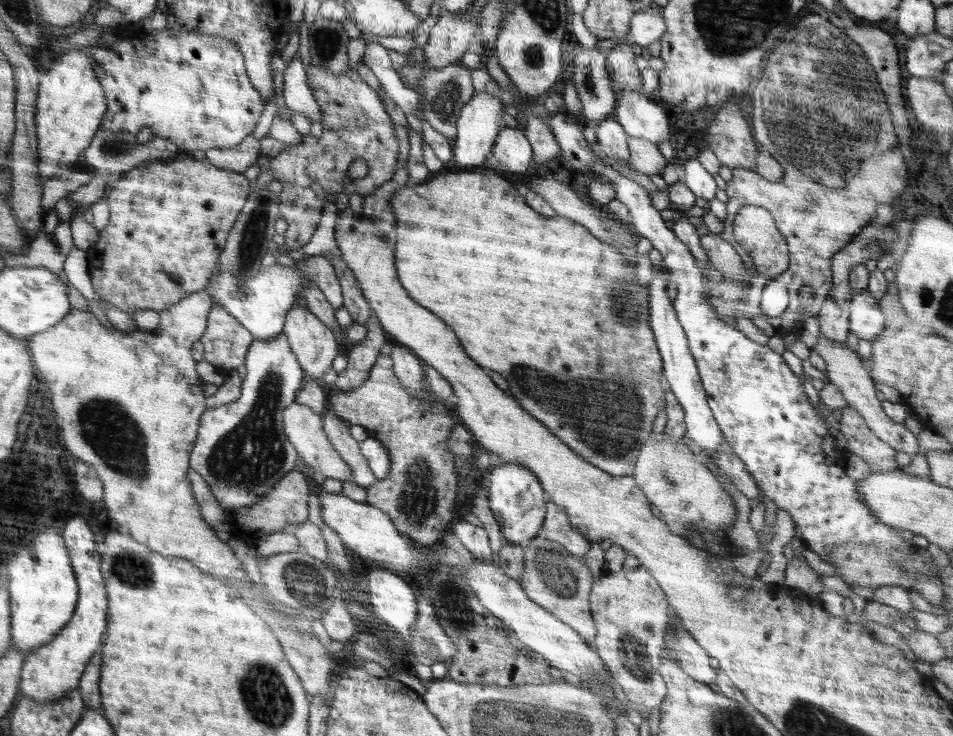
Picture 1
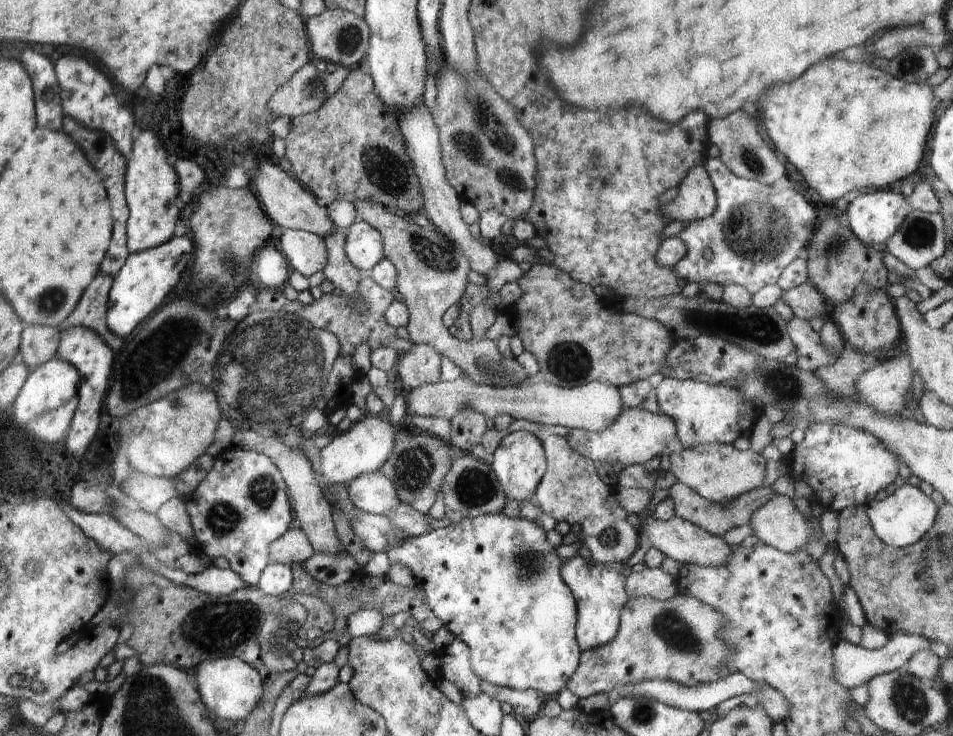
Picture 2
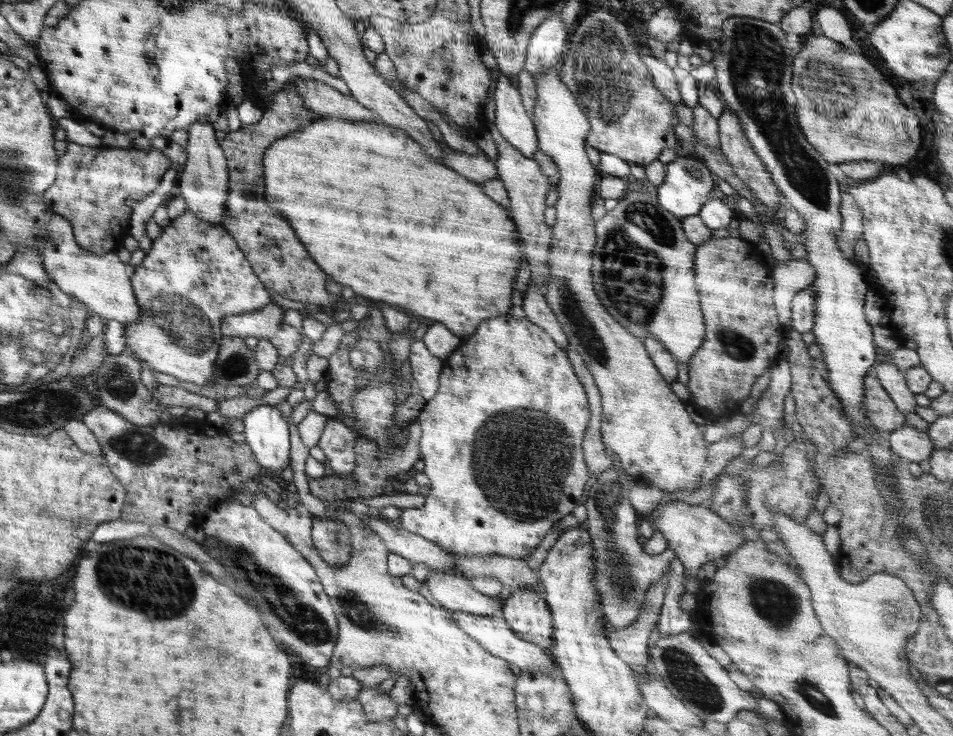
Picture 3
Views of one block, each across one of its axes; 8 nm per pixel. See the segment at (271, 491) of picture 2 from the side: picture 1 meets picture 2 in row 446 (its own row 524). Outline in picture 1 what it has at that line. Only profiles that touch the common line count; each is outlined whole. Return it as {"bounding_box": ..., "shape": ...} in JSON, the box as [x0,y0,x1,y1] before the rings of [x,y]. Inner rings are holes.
{"bounding_box":[189,332,306,530],"shape":[[[283,332],[272,340],[254,339],[246,353],[244,363],[246,377],[241,379],[240,398],[233,403],[206,408],[200,417],[194,448],[189,456],[189,468],[195,470],[207,482],[212,498],[218,501],[228,521],[236,530],[242,528],[238,527],[238,522],[234,522],[230,512],[233,516],[237,516],[239,510],[250,508],[270,492],[286,474],[296,468],[297,452],[284,432],[282,411],[286,405],[295,401],[296,393],[306,381],[306,374],[291,351]]]}

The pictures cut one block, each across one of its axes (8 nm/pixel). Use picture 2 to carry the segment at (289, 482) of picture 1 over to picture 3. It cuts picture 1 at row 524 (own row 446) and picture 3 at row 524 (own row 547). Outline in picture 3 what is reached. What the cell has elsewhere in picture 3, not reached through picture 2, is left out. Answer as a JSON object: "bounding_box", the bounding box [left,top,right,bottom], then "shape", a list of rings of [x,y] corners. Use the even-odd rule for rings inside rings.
{"bounding_box":[311,516,350,567],"shape":[[[314,516],[311,539],[322,560],[338,567],[350,559],[350,532],[347,525],[332,518]]]}

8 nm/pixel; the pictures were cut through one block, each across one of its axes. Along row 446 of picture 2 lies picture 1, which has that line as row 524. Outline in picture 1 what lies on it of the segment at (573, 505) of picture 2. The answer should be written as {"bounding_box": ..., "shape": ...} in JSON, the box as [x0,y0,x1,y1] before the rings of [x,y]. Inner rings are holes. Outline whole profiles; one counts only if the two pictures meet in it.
{"bounding_box":[539,501,591,564],"shape":[[[552,501],[545,504],[545,519],[539,535],[563,546],[570,554],[585,564],[584,557],[590,550],[591,542],[571,524],[567,512]]]}

